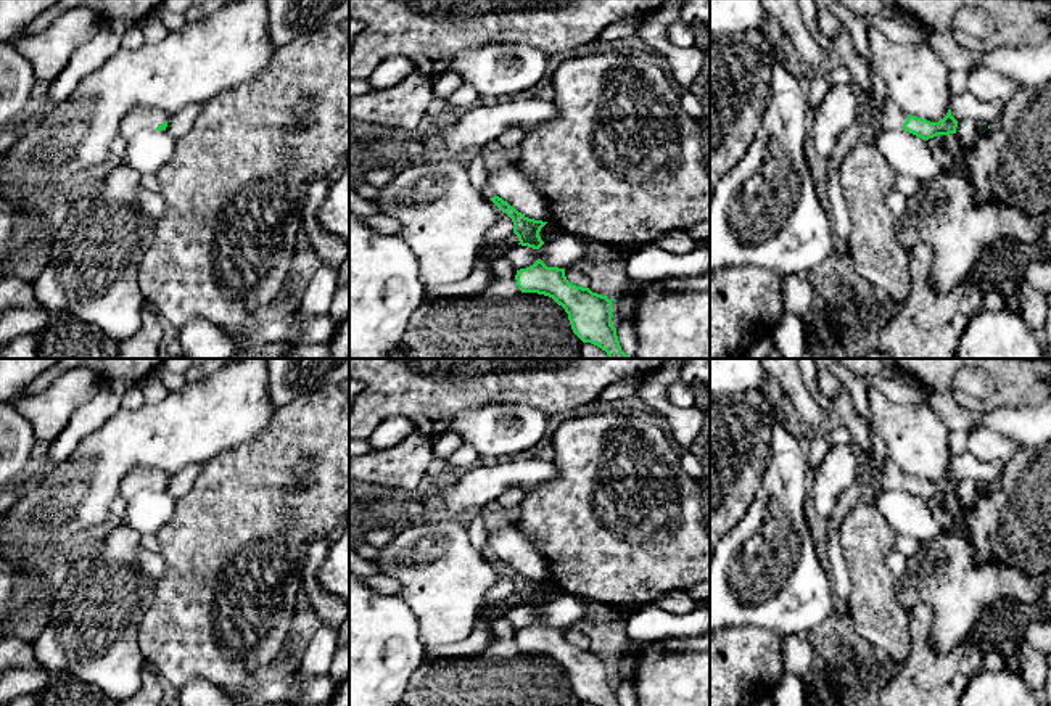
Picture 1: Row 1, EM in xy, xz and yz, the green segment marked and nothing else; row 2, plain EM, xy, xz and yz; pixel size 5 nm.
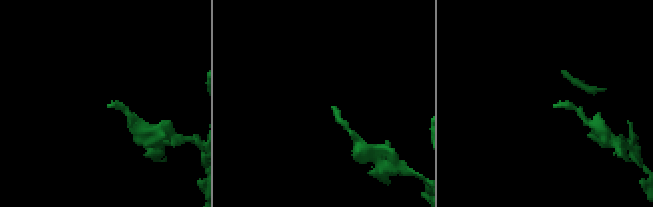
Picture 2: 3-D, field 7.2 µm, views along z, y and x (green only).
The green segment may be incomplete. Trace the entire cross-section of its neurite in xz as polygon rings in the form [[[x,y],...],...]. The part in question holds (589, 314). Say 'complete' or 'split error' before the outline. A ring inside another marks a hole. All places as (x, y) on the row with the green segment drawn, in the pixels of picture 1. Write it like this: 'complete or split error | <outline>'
complete | [[[541,259],[517,270],[517,286],[521,293],[538,293],[552,298],[568,314],[573,333],[607,352],[608,359],[628,357],[620,346],[612,325],[612,299],[576,286],[565,277],[565,269],[547,267]]]

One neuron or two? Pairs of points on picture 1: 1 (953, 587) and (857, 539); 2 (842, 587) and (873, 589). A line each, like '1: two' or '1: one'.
1: two
2: two

